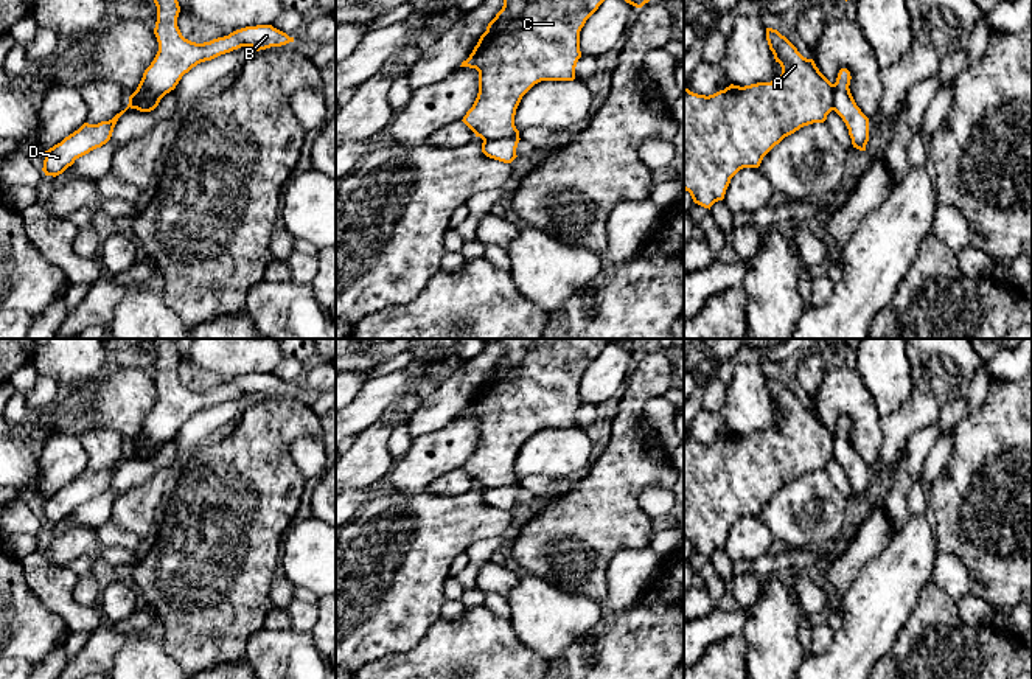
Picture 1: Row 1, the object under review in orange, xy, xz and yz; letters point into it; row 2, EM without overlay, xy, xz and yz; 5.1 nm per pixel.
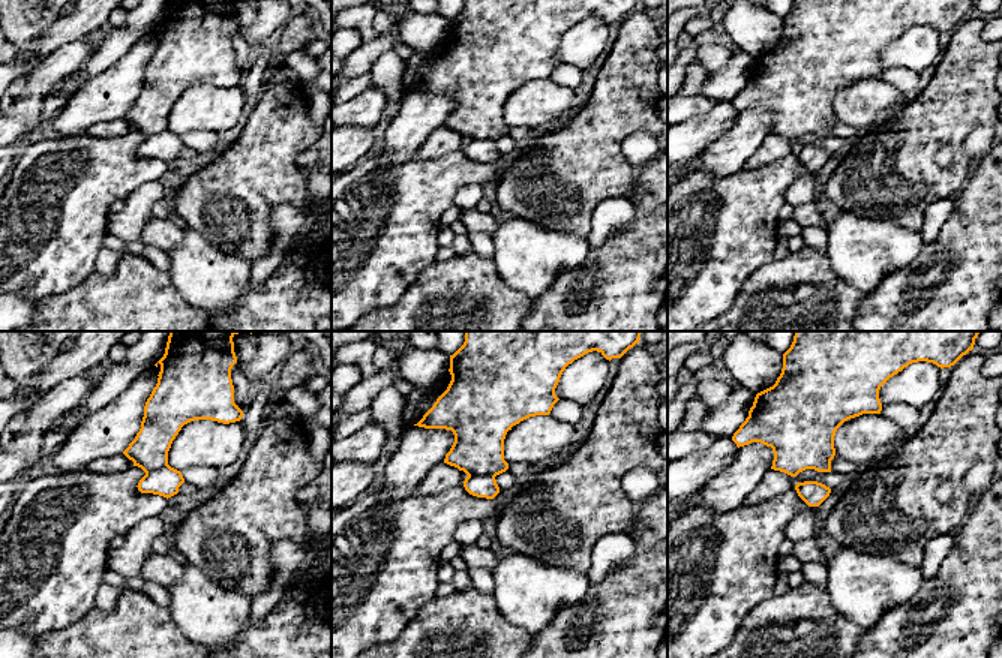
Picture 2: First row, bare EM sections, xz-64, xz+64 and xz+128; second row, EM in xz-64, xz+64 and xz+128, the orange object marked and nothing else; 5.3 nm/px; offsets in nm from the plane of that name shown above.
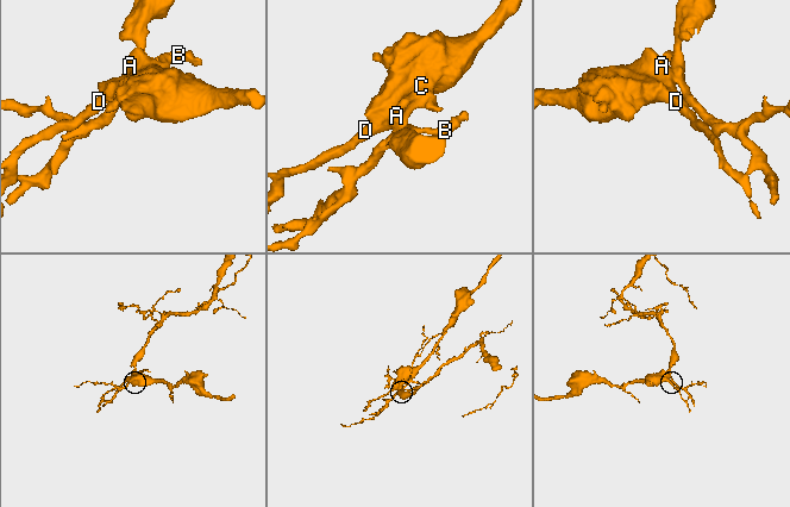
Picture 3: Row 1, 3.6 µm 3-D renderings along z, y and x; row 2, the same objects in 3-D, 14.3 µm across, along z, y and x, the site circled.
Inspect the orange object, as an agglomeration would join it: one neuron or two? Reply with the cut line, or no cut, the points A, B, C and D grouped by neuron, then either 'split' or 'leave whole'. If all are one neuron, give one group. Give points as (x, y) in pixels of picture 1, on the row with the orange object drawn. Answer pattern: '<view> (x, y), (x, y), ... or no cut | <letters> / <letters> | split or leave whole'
xz (518, 134), (484, 140) | A C D / B | split

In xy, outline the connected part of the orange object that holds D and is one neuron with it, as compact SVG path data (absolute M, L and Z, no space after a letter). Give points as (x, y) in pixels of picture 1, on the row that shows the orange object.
M129 104L124 110L121 110L120 113L117 113L112 120L109 121L101 121L98 124L89 124L84 123L78 131L75 131L73 134L70 134L68 137L65 137L61 143L54 145L53 148L50 148L48 151L45 151L45 160L44 160L44 168L42 171L45 172L45 176L59 176L62 174L68 166L71 166L75 163L76 158L89 154L90 151L101 148L103 145L106 145L113 132L113 127L118 121L118 118L129 109Z

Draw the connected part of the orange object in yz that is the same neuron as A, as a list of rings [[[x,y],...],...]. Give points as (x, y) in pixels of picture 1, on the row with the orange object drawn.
[[[766,28],[766,40],[782,75],[771,82],[730,84],[713,95],[684,87],[684,190],[695,204],[709,208],[724,199],[730,179],[743,168],[758,168],[763,157],[785,137],[804,126],[824,123],[833,110],[833,84],[813,59],[804,57],[777,30]]]

